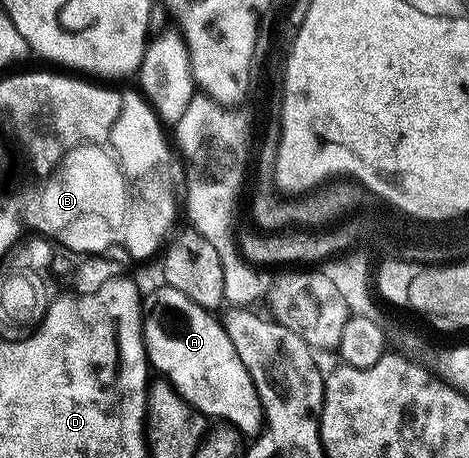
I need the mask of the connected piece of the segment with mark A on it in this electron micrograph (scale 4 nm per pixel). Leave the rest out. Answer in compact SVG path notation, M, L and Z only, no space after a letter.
M161 284L152 294L147 294L146 301L152 304L152 310L143 314L144 322L144 349L148 353L148 364L156 369L161 378L166 381L183 401L188 402L204 414L205 418L221 417L221 422L239 431L245 438L252 439L263 428L264 408L258 399L258 391L250 379L250 371L238 359L238 351L234 351L234 343L230 343L230 335L219 320L215 321L209 310L198 307L182 291L174 291L174 287Z

